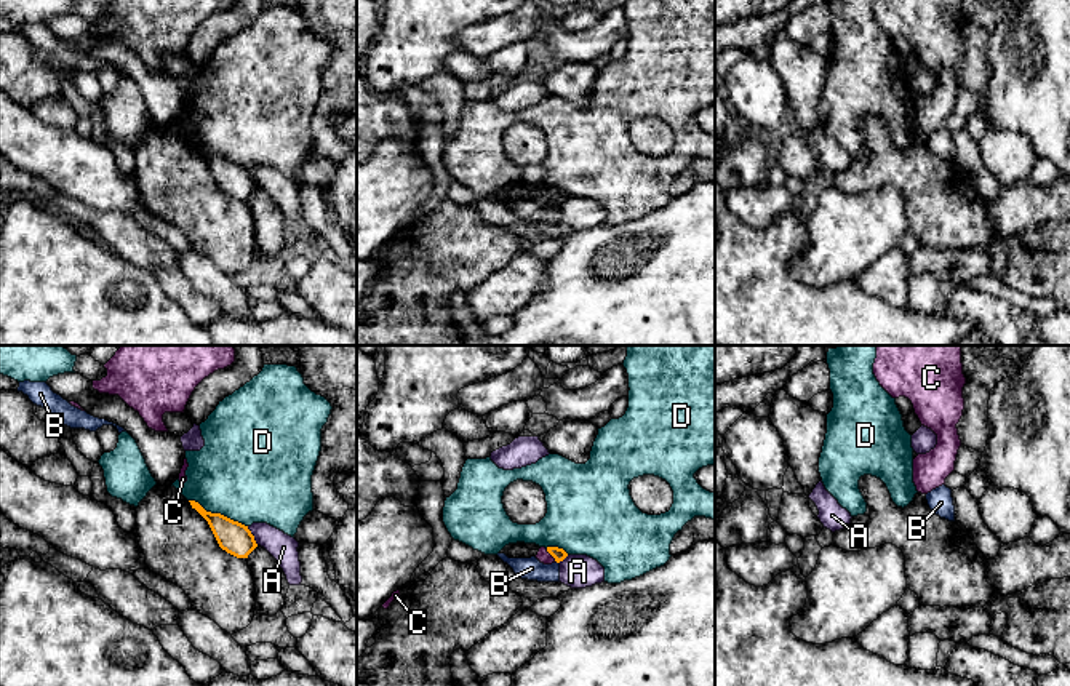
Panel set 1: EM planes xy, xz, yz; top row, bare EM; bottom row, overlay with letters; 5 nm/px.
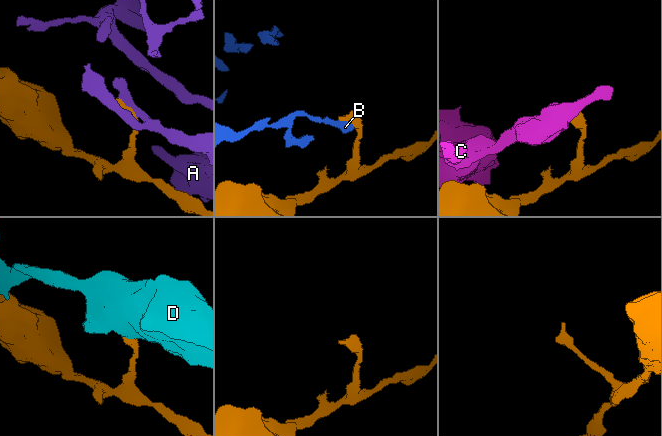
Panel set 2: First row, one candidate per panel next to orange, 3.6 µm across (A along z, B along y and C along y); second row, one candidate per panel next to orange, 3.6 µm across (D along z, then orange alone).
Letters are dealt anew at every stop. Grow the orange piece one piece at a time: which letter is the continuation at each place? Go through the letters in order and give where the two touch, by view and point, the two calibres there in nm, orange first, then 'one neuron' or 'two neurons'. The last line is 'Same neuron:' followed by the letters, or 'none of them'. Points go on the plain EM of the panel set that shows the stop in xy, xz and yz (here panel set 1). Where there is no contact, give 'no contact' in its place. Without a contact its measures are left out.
A: xy (253, 178) | 160/140 nm | two neurons
B: xz (557, 203) | 60/110 nm | two neurons
C: xz (550, 195) | 60/70 nm | two neurons
D: xy (218, 155) | 160/480 nm | two neurons
Same neuron: none of them

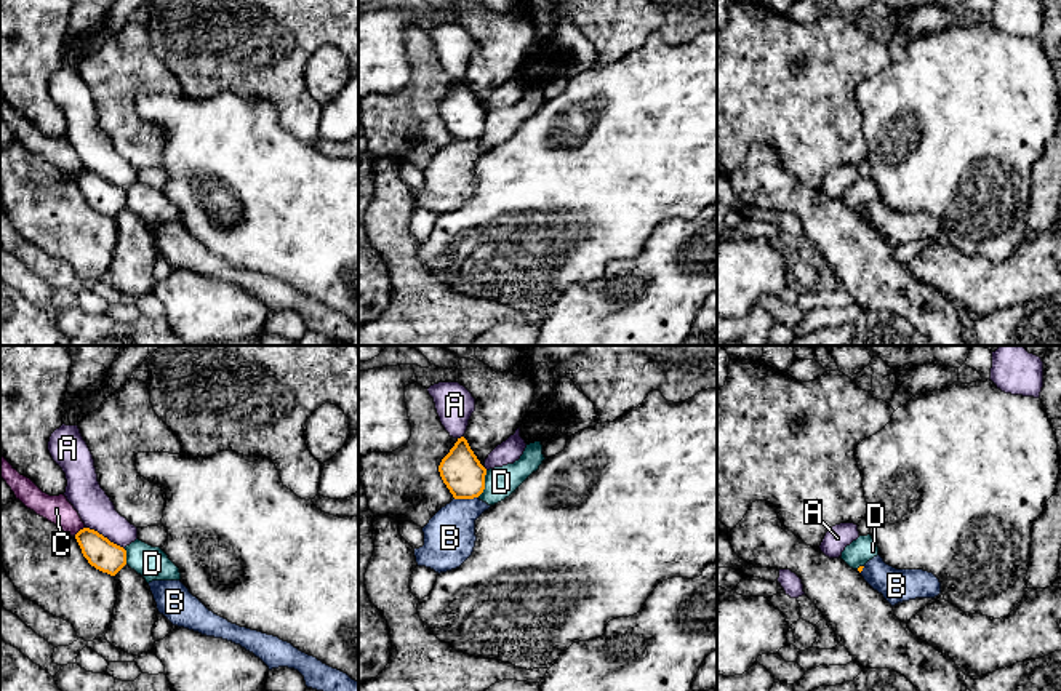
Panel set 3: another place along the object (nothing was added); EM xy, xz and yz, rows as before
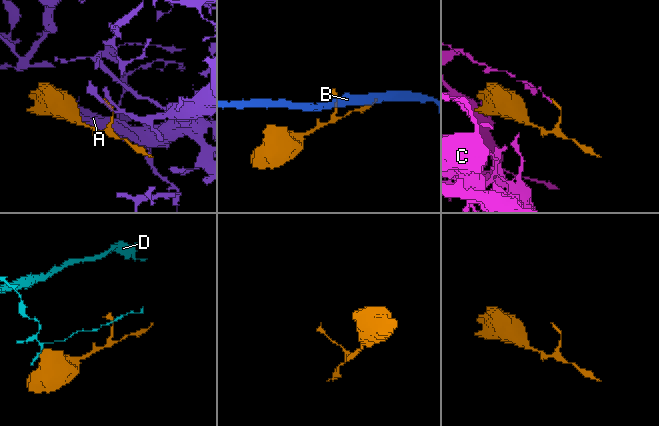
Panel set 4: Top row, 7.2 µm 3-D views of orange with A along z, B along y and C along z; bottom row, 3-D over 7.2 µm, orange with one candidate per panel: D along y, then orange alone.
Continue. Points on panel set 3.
A: xy (106, 179) | 160/180 nm | two neurons
B: xz (466, 139) | 200/260 nm | two neurons
C: xy (79, 173) | 160/140 nm | two neurons
D: xz (484, 125) | 200/160 nm | two neurons
Same neuron: none of them

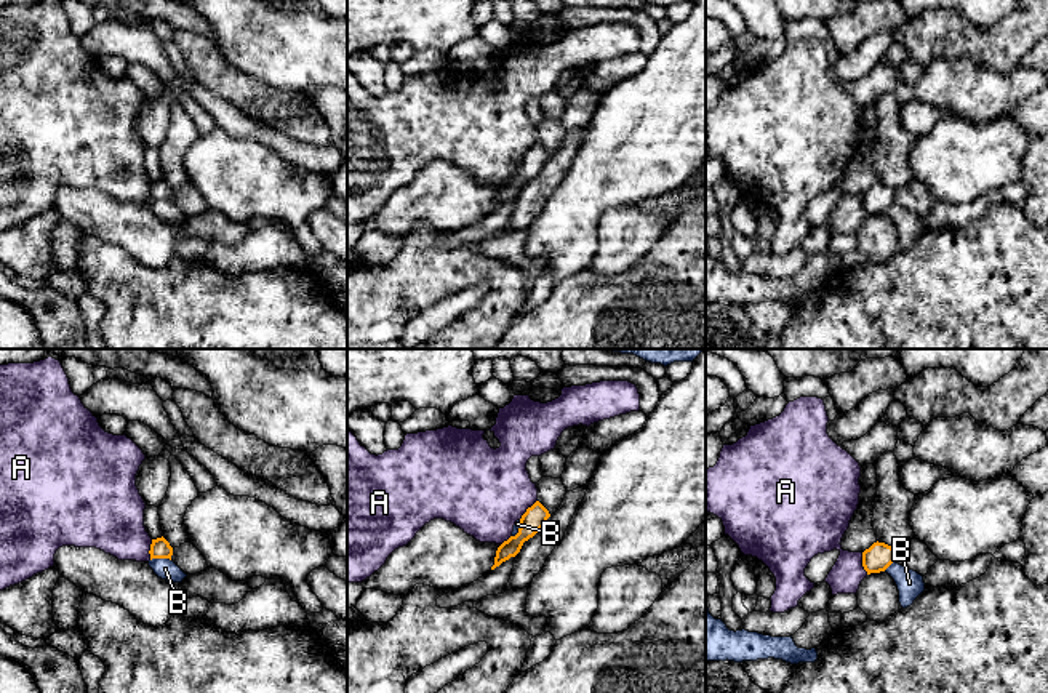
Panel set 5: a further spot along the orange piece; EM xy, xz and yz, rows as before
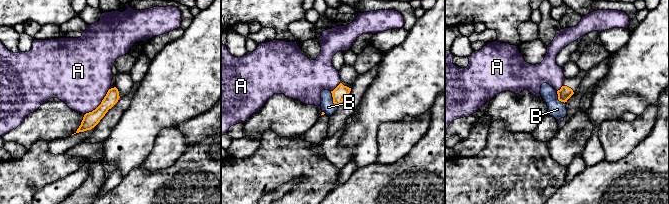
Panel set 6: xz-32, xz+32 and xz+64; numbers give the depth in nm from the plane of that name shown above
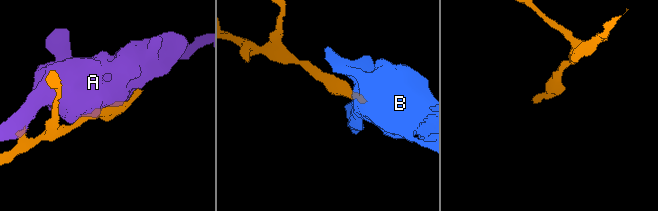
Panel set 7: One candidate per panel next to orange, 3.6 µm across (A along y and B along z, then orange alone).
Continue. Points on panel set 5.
A: yz (863, 205) | 140/190 nm | two neurons
B: xy (160, 199) | 100/110 nm | two neurons
Same neuron: none of them

